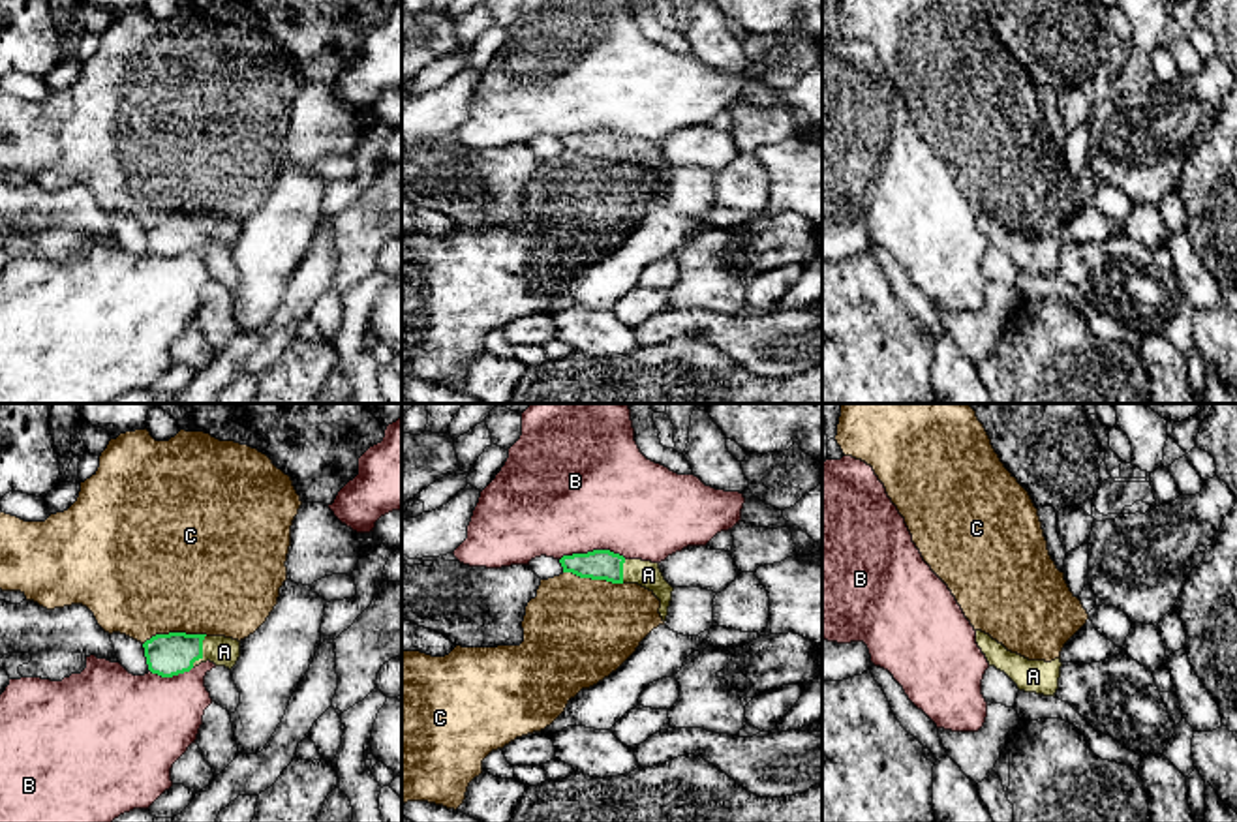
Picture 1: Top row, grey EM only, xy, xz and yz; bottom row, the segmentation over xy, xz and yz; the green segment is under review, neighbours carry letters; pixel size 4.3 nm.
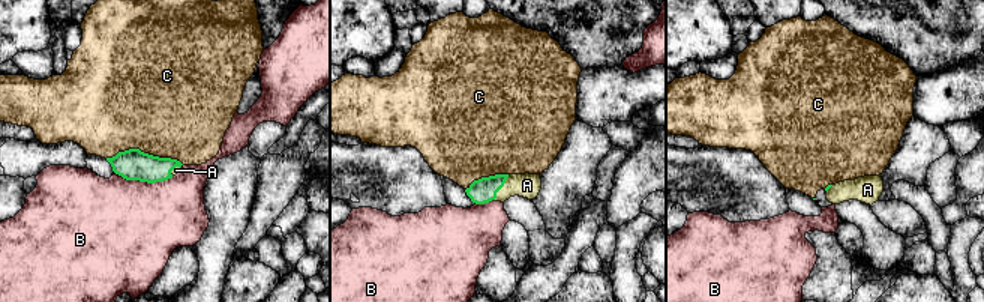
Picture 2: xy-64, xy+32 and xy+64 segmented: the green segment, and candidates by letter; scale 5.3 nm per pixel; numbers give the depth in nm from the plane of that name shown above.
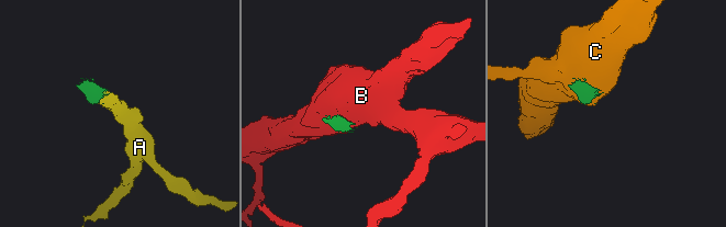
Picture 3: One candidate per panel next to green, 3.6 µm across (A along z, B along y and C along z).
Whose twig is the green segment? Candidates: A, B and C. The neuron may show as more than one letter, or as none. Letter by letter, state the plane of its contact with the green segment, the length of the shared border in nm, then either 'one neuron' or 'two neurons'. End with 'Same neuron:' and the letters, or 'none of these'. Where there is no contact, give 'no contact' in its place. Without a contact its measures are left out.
A: meets green in xy; contact 160 nm long; one neuron
B: meets green in xz; contact 280 nm long; two neurons
C: meets green in xy; contact 280 nm long; two neurons
Same neuron: A

